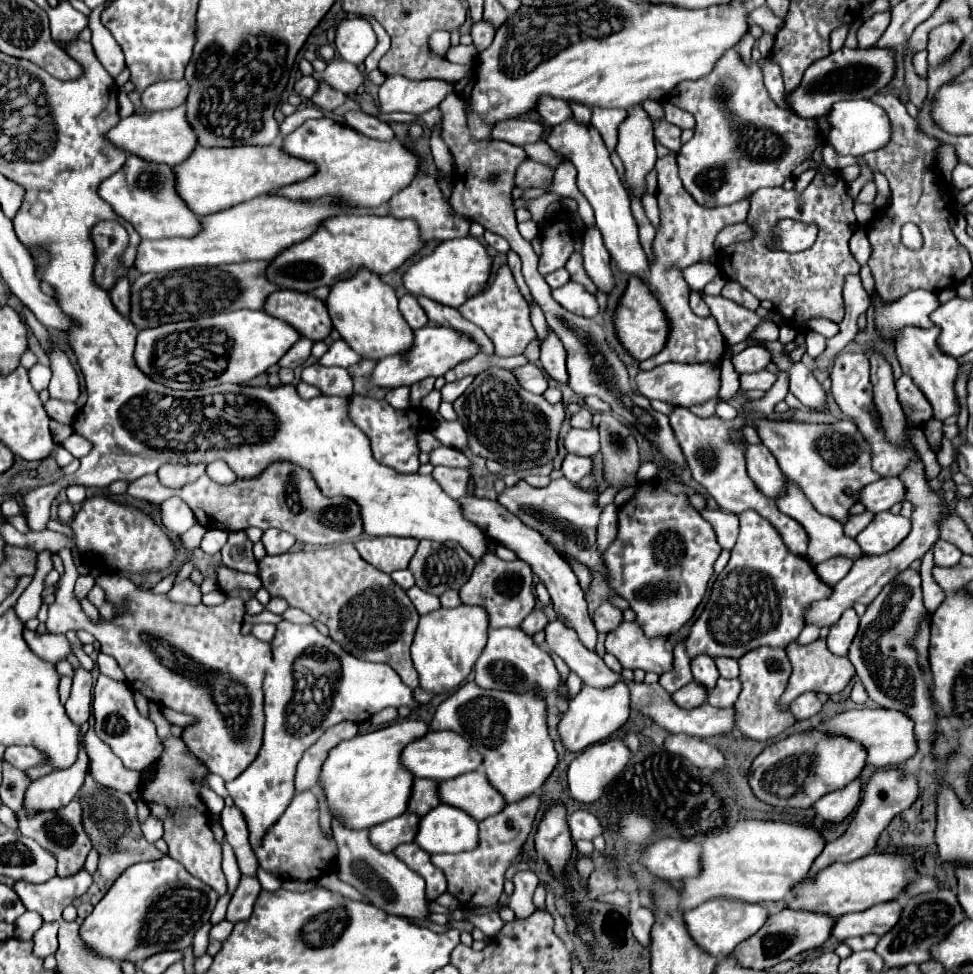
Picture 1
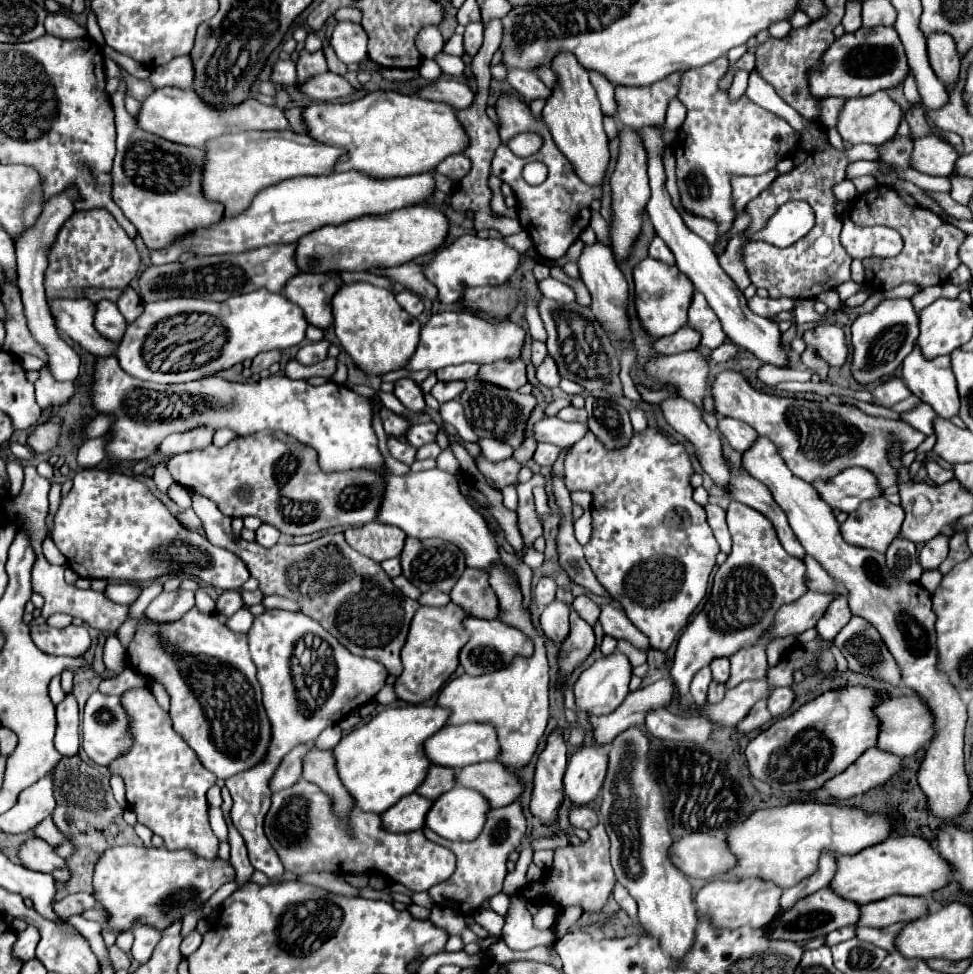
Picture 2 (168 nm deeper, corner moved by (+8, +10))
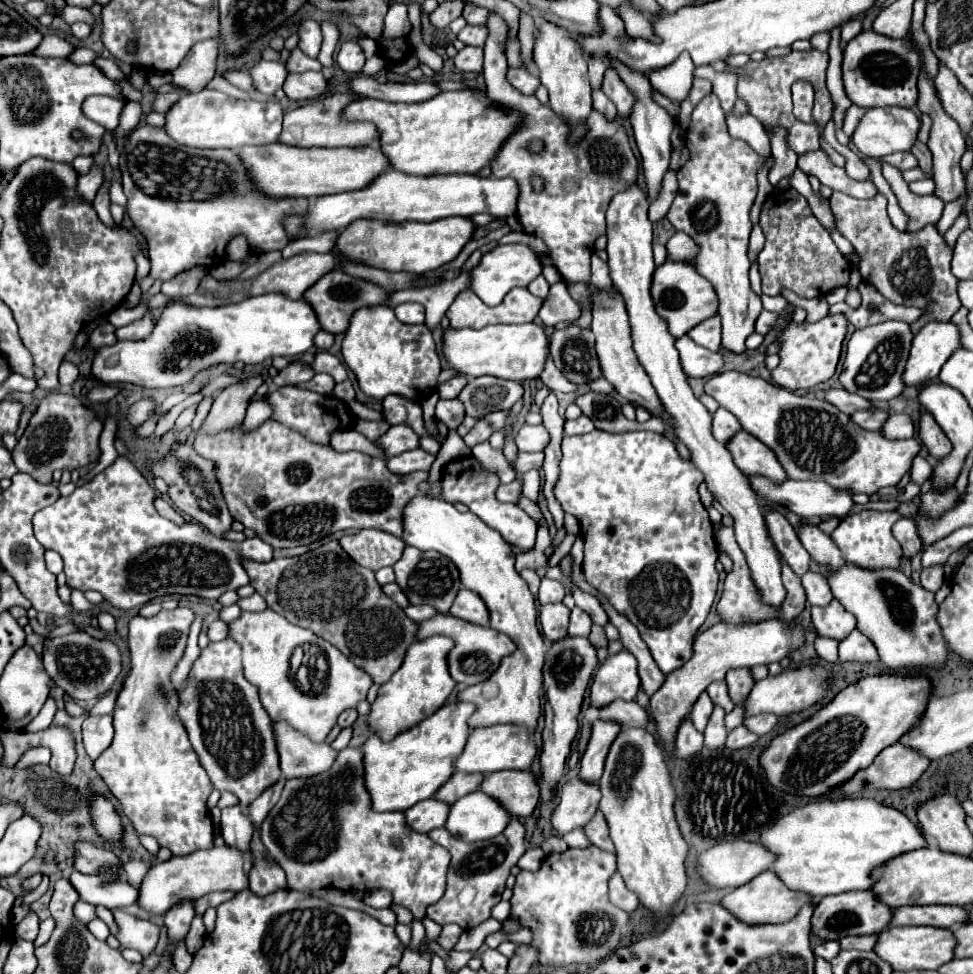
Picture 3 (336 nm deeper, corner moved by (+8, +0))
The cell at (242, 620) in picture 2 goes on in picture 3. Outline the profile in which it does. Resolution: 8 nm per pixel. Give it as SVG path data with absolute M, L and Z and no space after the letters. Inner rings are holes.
M216 619L214 623L210 623L210 627L208 627L208 639L210 641L222 641L226 637L228 637L228 625L224 621Z

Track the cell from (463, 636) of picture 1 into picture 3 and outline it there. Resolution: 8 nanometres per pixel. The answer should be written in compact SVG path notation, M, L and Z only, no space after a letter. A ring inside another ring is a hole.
M434 635L428 639L422 639L420 643L412 643L406 651L406 659L402 667L378 689L378 697L374 703L370 703L370 713L366 717L366 725L372 729L374 735L378 735L382 741L390 741L392 737L400 735L402 731L408 731L410 727L416 727L420 721L430 717L436 709L440 709L446 699L450 697L456 681L448 675L448 663L446 655L452 647L452 639Z

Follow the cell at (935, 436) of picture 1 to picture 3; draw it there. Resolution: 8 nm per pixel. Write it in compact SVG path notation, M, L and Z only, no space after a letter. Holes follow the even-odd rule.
M722 371L706 381L706 393L736 415L740 425L768 445L786 475L792 479L826 481L838 491L874 495L878 489L898 485L920 451L916 439L888 441L878 431L864 431L828 401L794 395L760 377L740 371Z

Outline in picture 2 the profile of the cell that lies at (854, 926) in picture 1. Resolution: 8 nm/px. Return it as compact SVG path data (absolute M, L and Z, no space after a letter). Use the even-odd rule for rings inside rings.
M892 895L880 901L860 905L858 927L882 929L896 921L914 921L924 915L924 897Z

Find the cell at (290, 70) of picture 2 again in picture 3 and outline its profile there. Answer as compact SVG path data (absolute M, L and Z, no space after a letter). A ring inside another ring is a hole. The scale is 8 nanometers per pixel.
M262 59L260 63L256 63L250 69L250 77L252 77L256 91L270 95L270 97L284 85L286 75L288 75L286 67L280 61L264 61Z

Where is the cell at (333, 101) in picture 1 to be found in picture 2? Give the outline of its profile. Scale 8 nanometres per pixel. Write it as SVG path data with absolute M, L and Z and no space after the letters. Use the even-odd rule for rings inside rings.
M302 51L300 59L296 61L296 67L298 67L298 81L300 81L300 85L306 83L308 79L312 79L314 75L320 75L320 73L328 71L326 57L324 57L322 51L316 51L316 53Z

